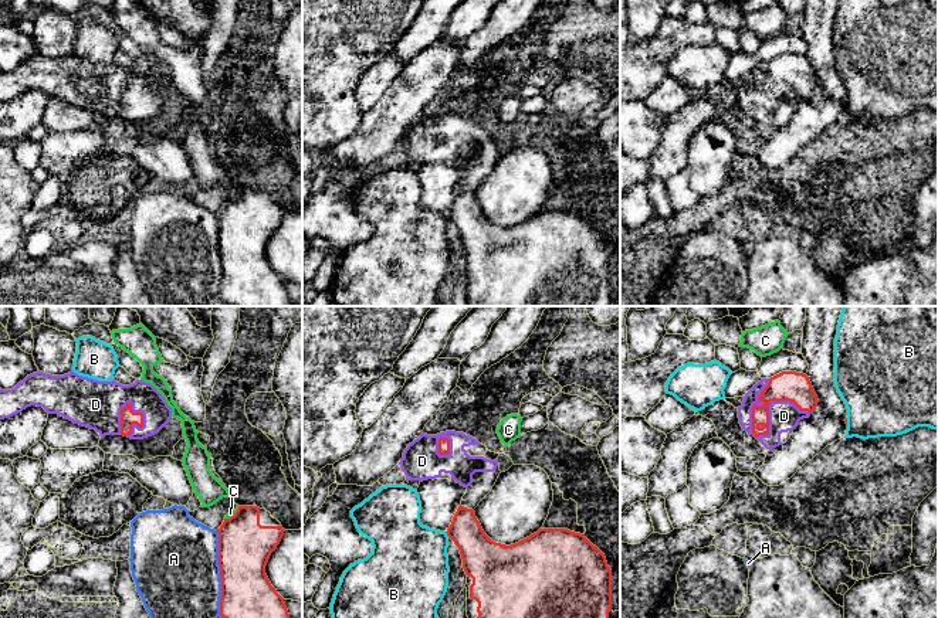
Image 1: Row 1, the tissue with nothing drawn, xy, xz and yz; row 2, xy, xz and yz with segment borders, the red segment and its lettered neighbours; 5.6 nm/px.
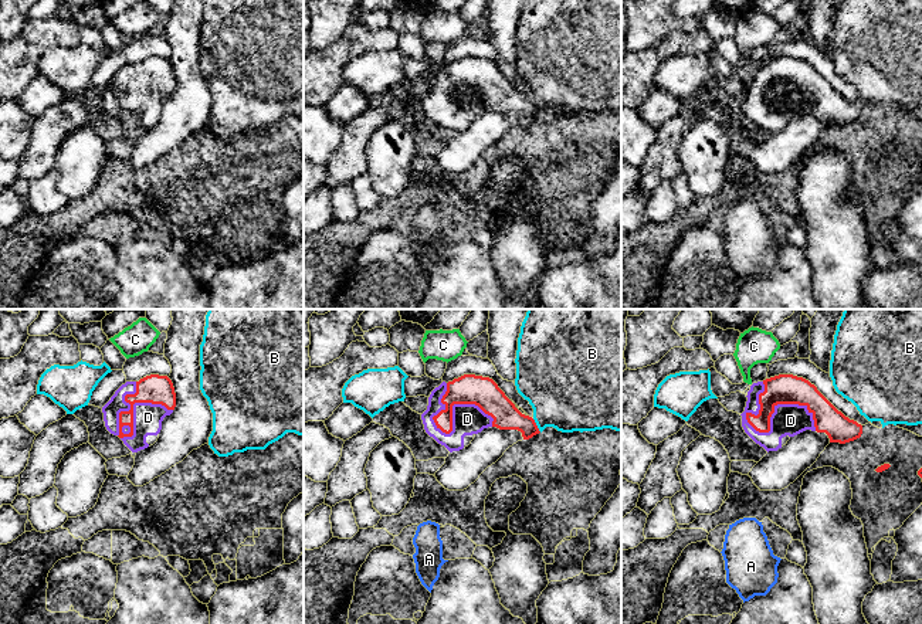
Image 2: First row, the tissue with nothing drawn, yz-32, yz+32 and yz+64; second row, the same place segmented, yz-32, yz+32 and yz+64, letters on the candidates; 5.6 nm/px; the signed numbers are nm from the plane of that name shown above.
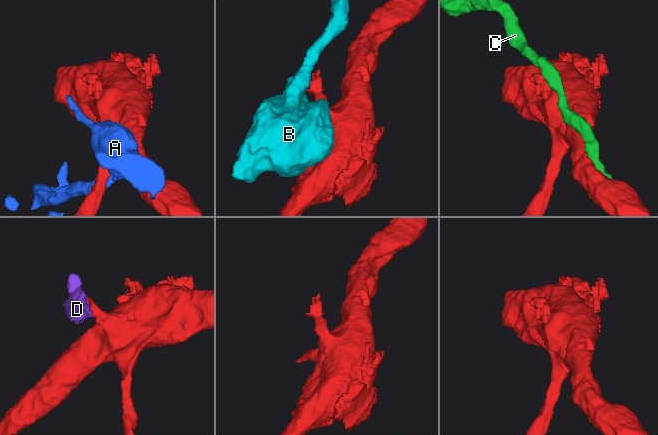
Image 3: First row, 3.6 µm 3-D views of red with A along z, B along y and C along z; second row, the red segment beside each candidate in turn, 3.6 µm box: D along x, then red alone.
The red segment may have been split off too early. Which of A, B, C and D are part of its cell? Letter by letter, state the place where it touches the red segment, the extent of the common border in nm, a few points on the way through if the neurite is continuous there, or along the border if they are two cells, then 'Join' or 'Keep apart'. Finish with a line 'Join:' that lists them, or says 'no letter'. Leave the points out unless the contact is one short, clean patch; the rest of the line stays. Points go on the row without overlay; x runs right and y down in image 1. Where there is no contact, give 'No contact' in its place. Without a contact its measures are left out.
A: Touches red at xy (222, 261). Shared border 550 nm. Keep apart
B: Touches red at xz (447, 217). Shared border 40 nm. Keep apart
C: Touches red at xy (232, 199). Shared border 120 nm. Keep apart
D: Touches red at xy (142, 104). Shared border 200 nm. Join
Join: D

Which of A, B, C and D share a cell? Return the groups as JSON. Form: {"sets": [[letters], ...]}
{"sets": [["A"], ["B"], ["C"], ["D"]]}

